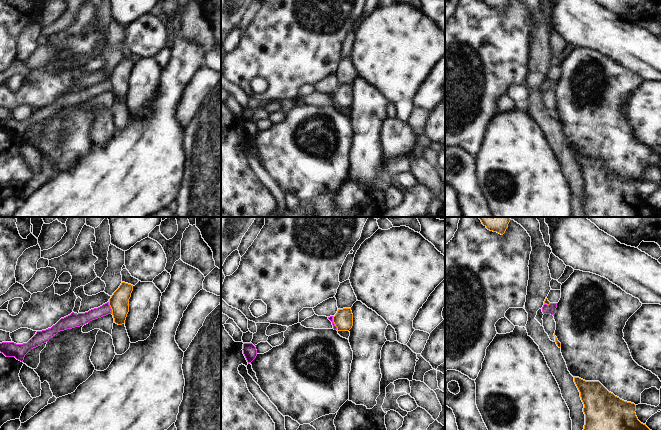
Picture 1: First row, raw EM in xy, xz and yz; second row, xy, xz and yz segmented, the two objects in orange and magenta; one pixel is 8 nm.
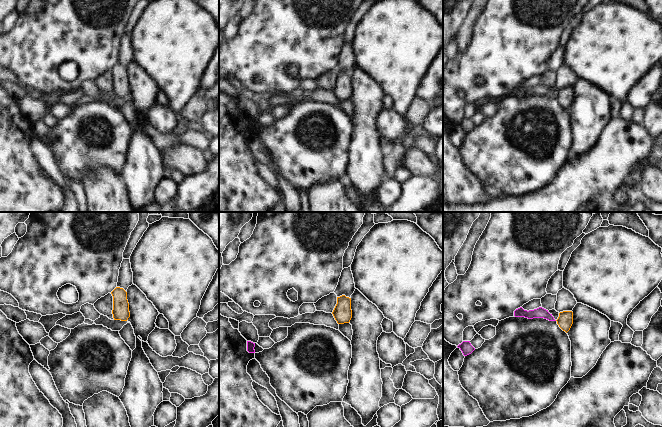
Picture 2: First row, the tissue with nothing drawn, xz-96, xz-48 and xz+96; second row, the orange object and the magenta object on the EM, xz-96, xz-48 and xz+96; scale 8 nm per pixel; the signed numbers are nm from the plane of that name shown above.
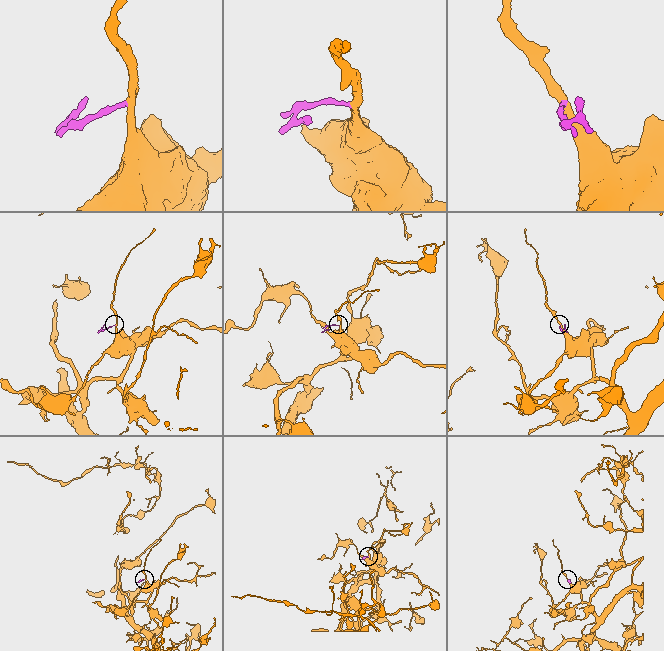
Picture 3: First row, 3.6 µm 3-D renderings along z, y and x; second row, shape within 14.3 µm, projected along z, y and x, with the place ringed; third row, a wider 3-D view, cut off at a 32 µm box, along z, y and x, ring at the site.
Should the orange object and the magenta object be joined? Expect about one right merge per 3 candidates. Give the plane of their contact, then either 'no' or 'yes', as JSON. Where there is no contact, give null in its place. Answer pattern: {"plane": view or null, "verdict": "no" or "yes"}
{"plane": "xy", "verdict": "no"}

